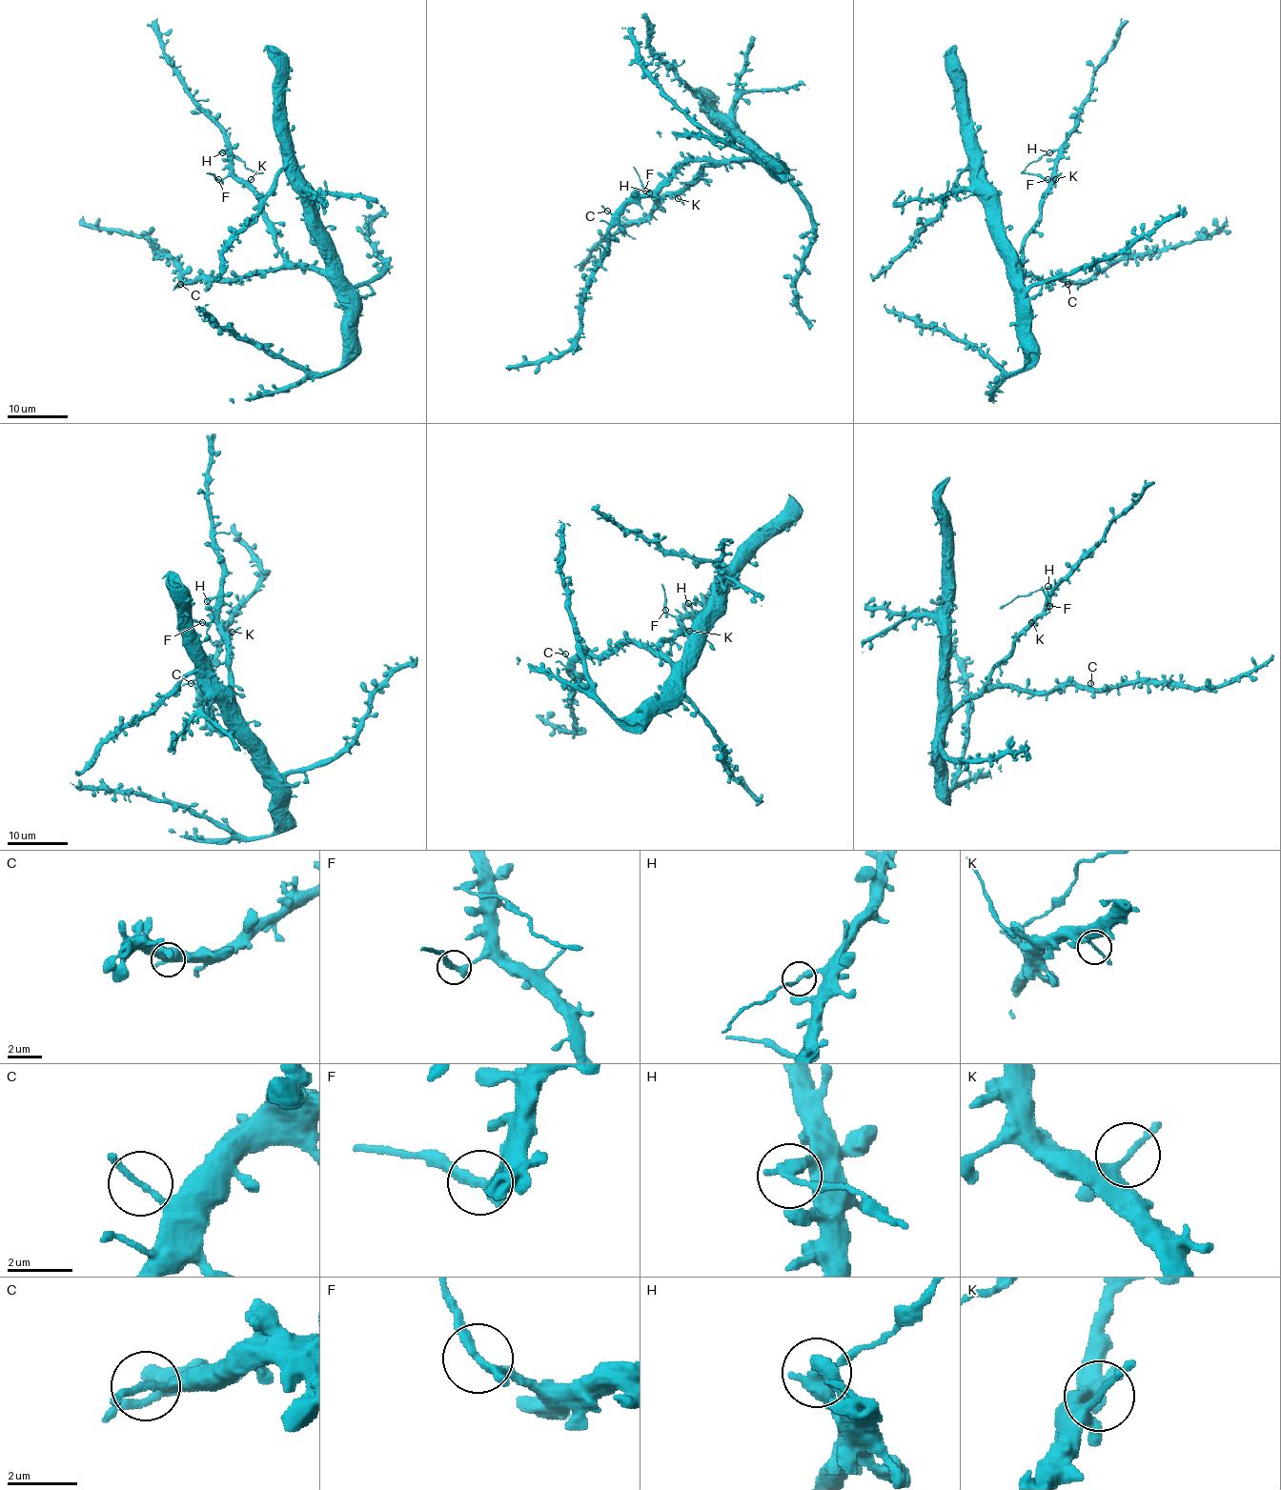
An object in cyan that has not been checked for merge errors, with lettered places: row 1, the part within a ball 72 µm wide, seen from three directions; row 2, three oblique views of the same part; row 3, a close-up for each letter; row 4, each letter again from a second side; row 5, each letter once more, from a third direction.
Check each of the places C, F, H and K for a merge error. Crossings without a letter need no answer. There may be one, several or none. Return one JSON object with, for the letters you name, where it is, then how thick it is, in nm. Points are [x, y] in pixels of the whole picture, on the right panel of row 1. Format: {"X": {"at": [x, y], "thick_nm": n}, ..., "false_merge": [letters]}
{"F": {"at": [1047, 179], "thick_nm": 300}, "H": {"at": [1049, 152], "thick_nm": 320}, "false_merge": ["F", "H"]}

